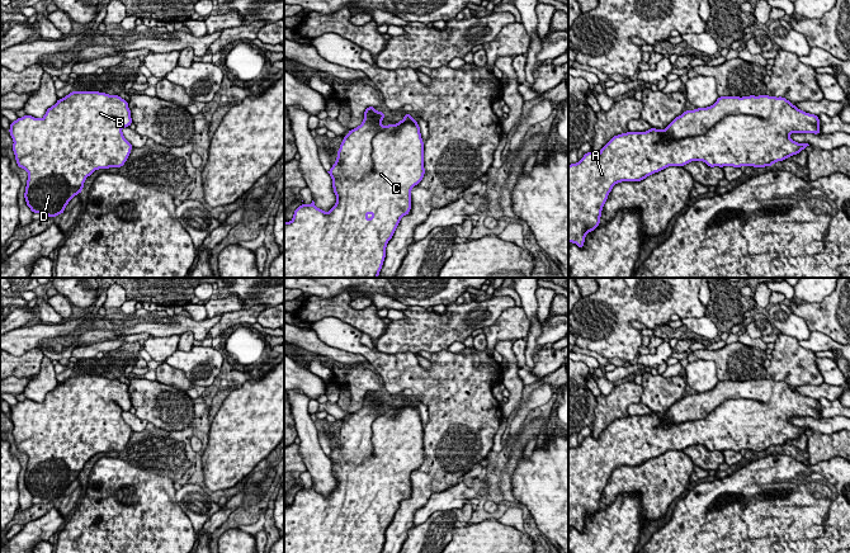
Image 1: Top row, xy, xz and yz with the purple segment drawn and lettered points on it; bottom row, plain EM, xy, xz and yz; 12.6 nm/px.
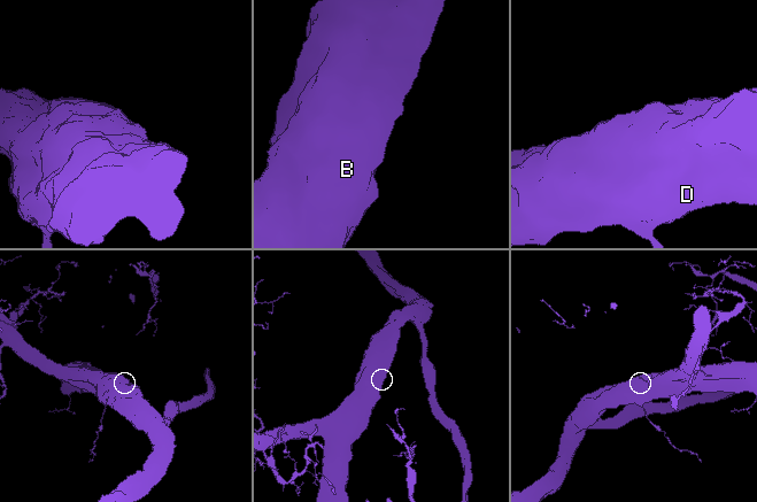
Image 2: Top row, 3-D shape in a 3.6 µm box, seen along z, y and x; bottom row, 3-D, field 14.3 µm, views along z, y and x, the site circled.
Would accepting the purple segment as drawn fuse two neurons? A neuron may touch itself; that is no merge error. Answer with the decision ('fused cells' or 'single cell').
single cell

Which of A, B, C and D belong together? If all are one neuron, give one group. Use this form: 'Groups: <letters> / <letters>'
Groups: A B C D

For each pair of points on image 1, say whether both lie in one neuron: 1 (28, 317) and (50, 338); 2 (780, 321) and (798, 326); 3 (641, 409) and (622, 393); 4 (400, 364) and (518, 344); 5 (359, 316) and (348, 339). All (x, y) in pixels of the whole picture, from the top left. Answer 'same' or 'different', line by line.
1: different
2: same
3: different
4: different
5: different

